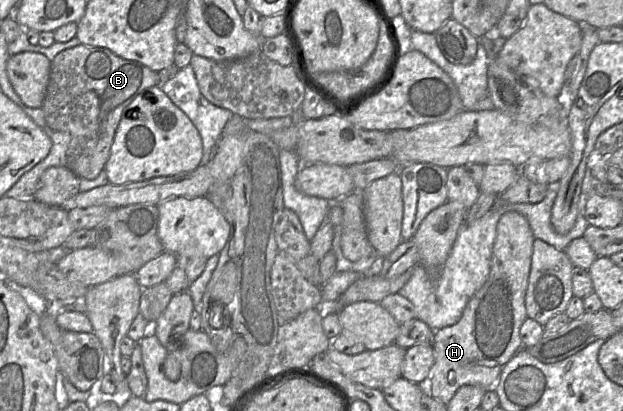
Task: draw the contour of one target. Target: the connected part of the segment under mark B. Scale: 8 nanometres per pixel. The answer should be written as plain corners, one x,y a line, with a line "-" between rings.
77,45
52,61
43,106
47,125
71,135
66,167
79,178
95,179
105,169
123,110
143,90
160,86
159,73
139,62
123,59
107,48

